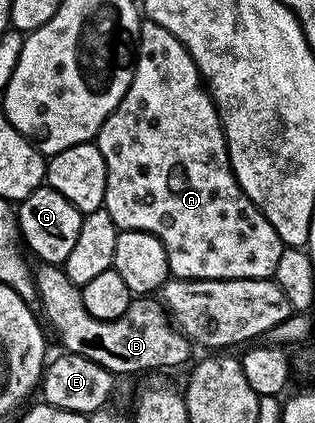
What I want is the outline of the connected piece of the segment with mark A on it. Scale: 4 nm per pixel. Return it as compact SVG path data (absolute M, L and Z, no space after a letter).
M145 19L140 25L140 39L136 50L136 62L132 69L132 81L118 106L106 118L106 122L96 135L95 146L102 154L106 162L106 194L104 195L104 206L110 214L110 218L116 223L120 230L142 230L154 234L166 246L166 258L168 259L168 271L178 280L266 280L275 273L278 266L278 258L285 250L285 244L278 238L274 226L266 222L266 218L250 202L250 198L238 186L235 174L232 173L228 147L224 137L224 128L220 125L220 115L216 113L216 107L212 97L208 95L208 89L204 87L204 81L200 79L200 71L190 58L186 46L170 34L158 22Z

